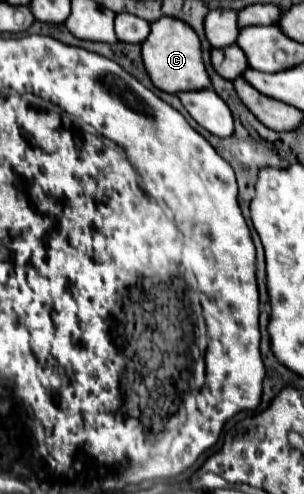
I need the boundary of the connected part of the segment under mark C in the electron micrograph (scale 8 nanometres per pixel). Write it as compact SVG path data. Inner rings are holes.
M162 17L150 25L150 35L142 43L142 59L152 83L166 93L200 91L212 87L210 75L202 59L202 45L196 31L182 19Z

